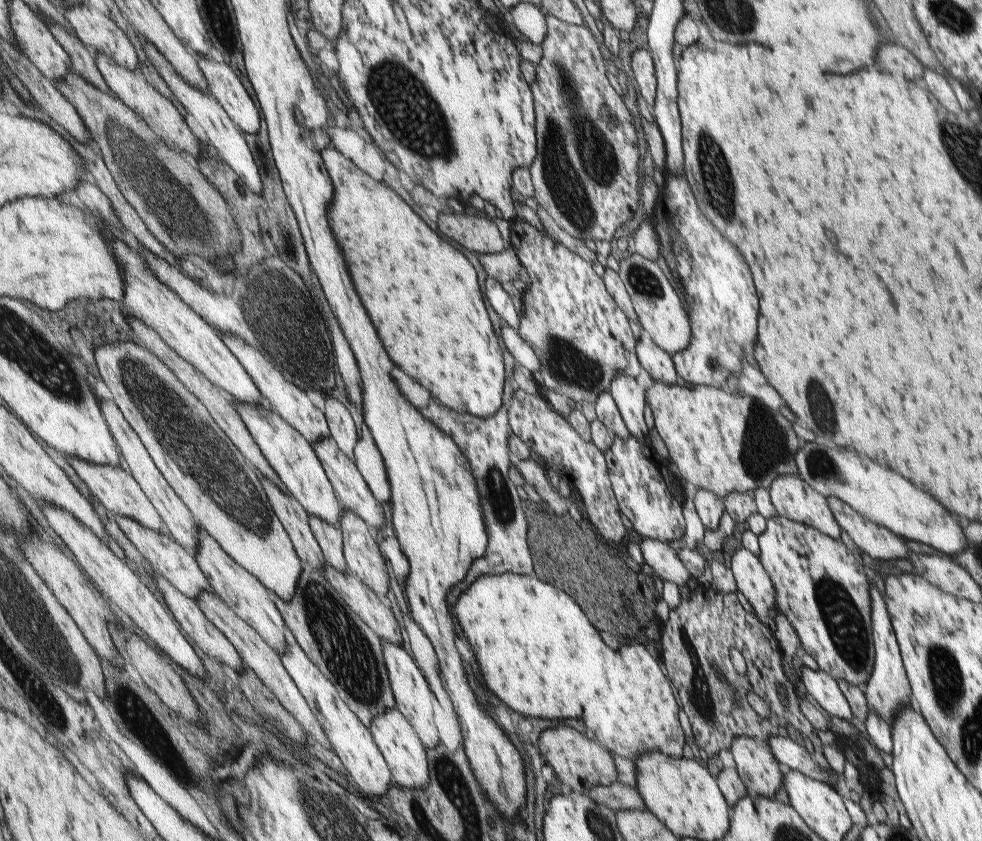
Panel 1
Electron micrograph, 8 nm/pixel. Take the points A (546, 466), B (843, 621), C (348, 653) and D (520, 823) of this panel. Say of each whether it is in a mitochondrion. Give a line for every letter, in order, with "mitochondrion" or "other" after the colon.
A: other
B: mitochondrion
C: mitochondrion
D: other

